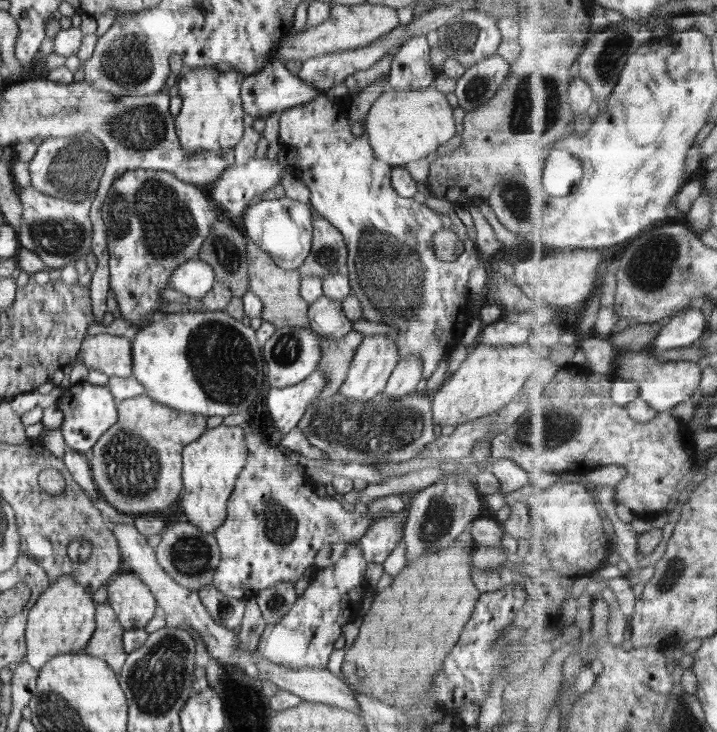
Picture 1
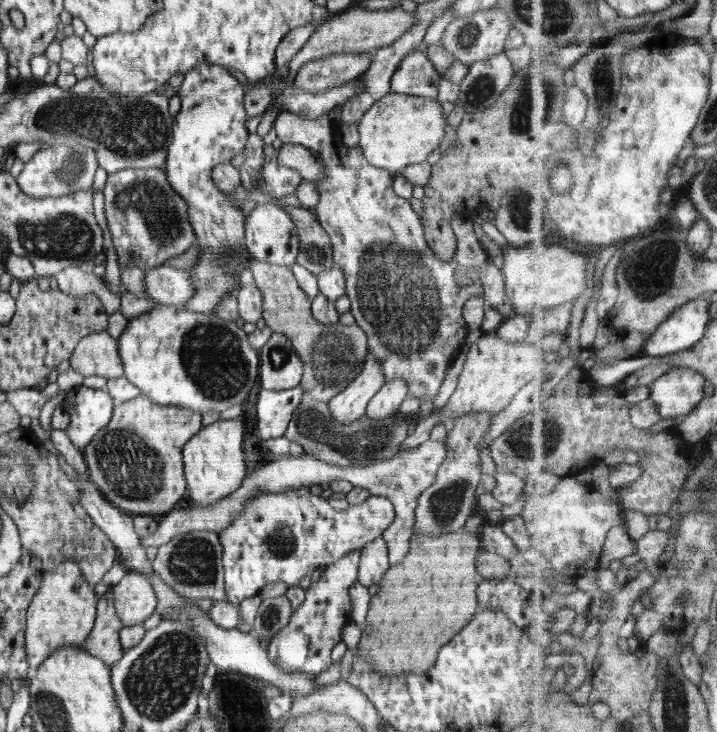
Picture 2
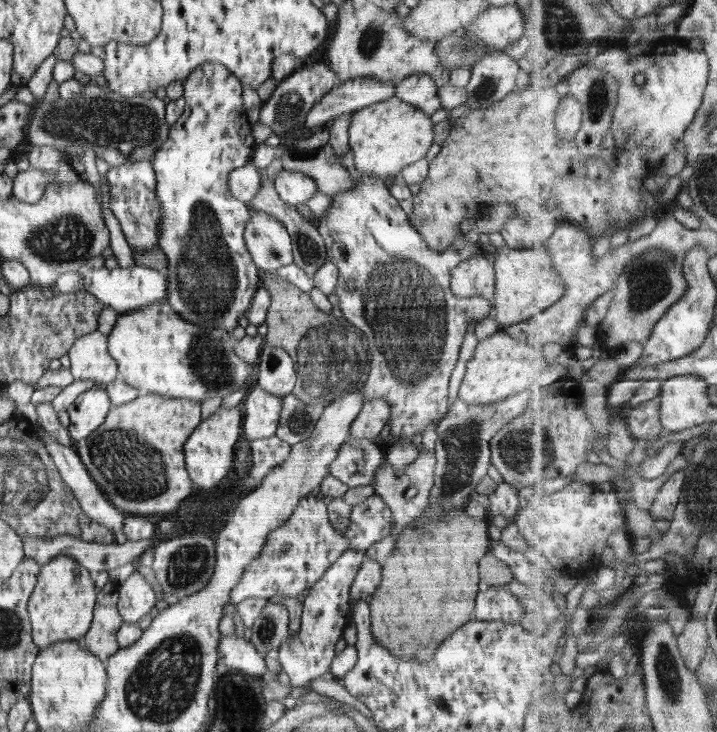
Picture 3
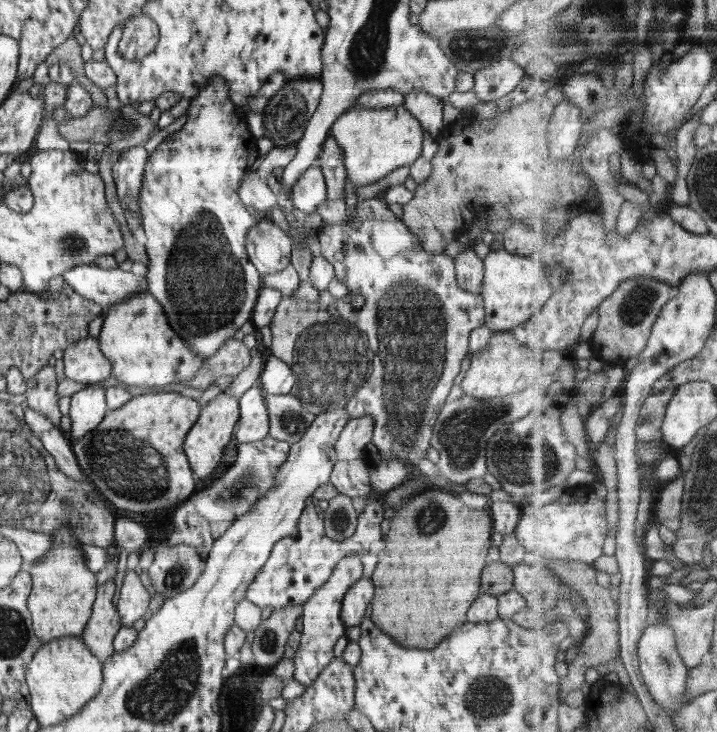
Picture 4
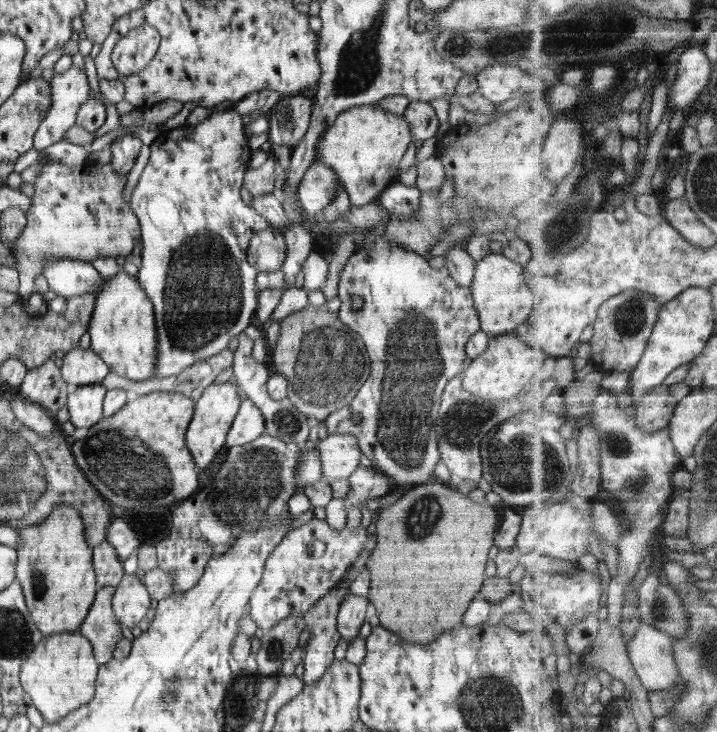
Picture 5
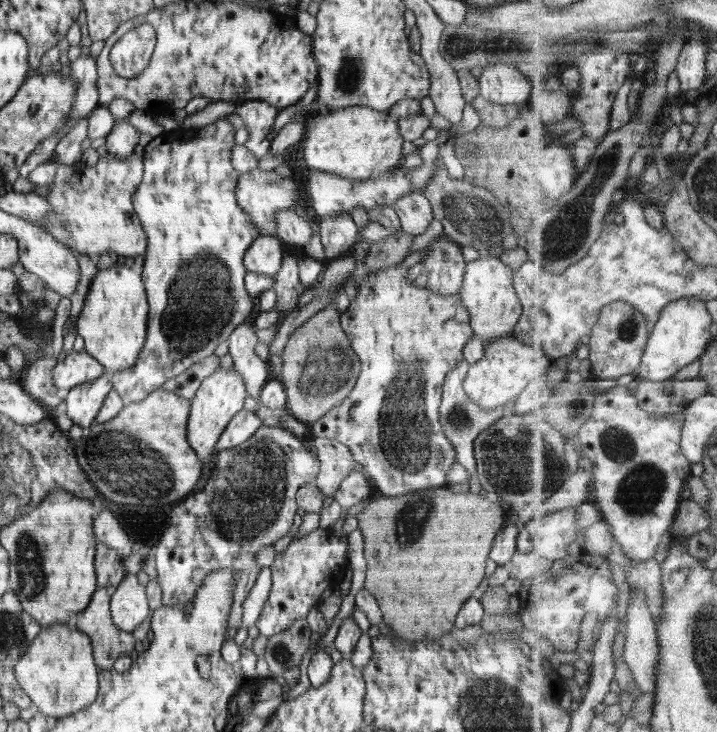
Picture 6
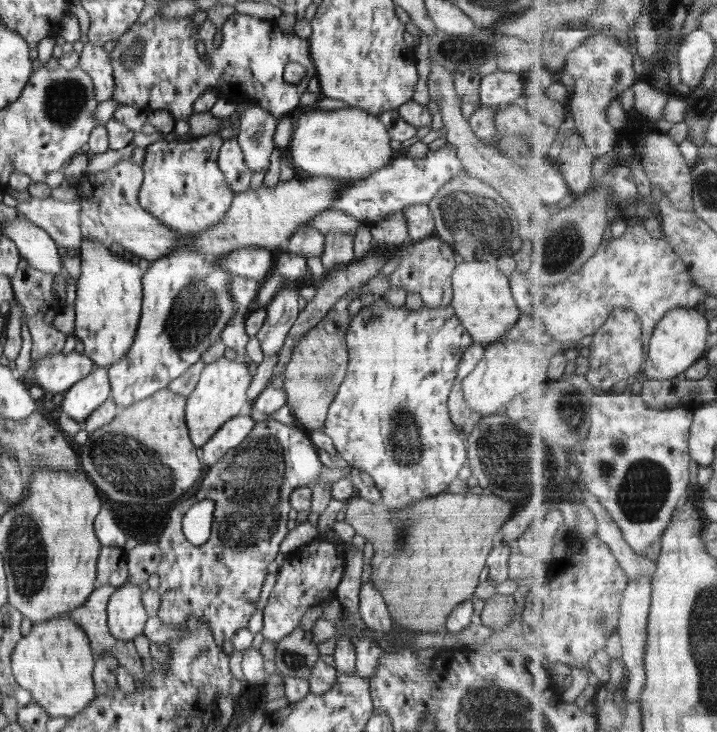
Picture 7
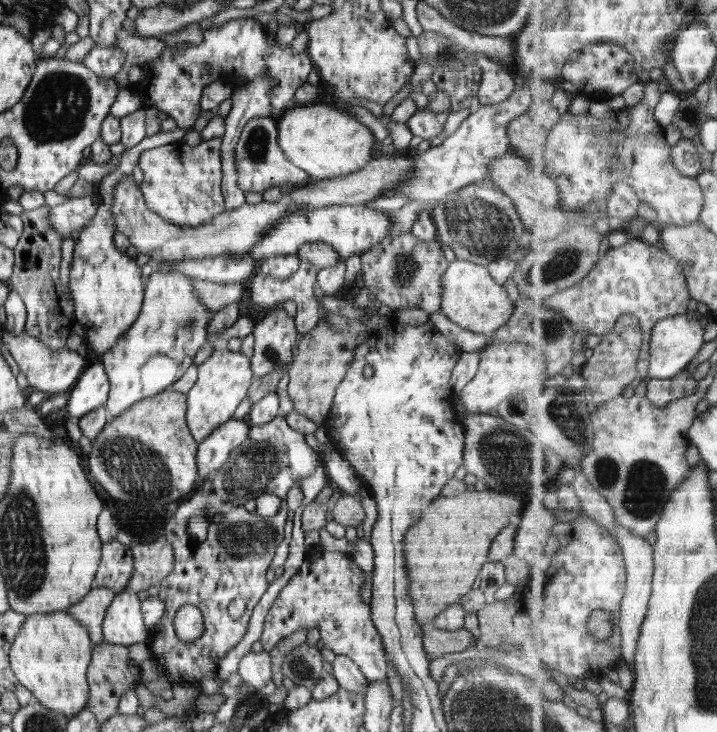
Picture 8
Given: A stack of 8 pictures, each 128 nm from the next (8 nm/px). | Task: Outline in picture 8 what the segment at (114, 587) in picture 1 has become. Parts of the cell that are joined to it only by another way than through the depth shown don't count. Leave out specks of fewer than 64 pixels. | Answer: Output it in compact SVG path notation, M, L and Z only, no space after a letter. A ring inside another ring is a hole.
M125 589L114 597L106 609L102 633L106 643L127 647L148 640L150 628L144 625L141 602L136 593Z

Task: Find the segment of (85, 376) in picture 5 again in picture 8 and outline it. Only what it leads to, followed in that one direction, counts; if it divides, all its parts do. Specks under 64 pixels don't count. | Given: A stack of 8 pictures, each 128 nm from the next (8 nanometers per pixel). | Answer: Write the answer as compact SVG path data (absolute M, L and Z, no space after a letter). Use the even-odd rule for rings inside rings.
M3 330L1 341L4 342L4 346L8 348L8 352L20 367L19 372L26 376L28 384L36 390L46 393L47 396L56 395L72 388L91 361L90 357L82 357L76 351L66 349L54 351L26 332L15 335Z

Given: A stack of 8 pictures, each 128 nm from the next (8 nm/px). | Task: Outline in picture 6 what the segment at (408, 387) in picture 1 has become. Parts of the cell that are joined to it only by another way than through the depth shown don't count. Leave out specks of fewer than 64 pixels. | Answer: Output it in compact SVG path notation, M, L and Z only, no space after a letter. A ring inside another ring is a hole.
M315 437L313 444L320 461L320 472L314 481L324 497L333 496L357 462L352 458L350 449L337 440Z

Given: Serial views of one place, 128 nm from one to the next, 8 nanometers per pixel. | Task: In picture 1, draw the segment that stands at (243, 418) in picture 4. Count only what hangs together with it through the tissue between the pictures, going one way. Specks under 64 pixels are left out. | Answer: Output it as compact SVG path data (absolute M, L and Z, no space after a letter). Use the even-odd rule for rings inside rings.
M316 370L298 384L269 388L266 406L278 434L286 435L297 426L308 405L321 399L320 394L326 383L327 376Z

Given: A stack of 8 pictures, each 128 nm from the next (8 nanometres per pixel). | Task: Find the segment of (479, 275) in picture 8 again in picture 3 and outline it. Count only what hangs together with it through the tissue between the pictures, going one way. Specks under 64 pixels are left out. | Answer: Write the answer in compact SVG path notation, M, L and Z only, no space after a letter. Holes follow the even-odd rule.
M506 246L500 247L495 252L495 291L492 303L492 315L500 328L518 324L531 316L541 313L542 316L561 301L568 292L565 278L557 269L557 263L547 246L536 246L524 249L512 249Z

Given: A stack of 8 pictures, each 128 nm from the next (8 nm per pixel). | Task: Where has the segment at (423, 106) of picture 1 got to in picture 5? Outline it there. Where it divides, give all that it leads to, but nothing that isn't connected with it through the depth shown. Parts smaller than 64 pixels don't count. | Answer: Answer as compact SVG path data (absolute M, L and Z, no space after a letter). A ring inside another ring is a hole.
M362 105L341 112L318 139L316 162L328 165L349 194L351 206L364 206L378 198L397 179L413 136L402 114L392 114L378 106Z

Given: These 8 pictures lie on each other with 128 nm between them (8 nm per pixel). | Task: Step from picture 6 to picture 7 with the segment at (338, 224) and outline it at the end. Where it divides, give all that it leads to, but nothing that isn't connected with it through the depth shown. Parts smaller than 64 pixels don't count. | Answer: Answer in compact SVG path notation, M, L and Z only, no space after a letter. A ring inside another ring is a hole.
M331 232L323 236L325 245L321 261L325 268L325 273L329 270L334 270L335 267L346 266L353 262L354 236L342 234L341 232Z

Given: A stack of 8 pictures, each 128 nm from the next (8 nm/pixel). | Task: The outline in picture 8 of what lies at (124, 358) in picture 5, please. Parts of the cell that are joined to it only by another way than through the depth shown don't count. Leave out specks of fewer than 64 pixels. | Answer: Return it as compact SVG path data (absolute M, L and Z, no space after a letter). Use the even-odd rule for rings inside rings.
M177 127L174 131L162 131L152 136L146 136L140 141L140 144L133 147L130 151L126 151L119 156L120 165L110 174L104 176L95 187L95 194L100 198L99 208L97 209L96 216L80 231L78 235L78 242L74 245L74 252L71 265L69 266L69 283L72 292L73 302L75 304L75 317L77 323L83 326L85 330L86 344L90 343L88 348L89 356L91 359L98 359L102 356L116 341L124 334L132 323L138 318L139 312L142 310L143 296L145 281L141 275L141 267L128 256L125 249L118 248L114 242L115 235L115 220L111 213L111 203L114 202L115 186L125 176L132 174L132 169L137 165L137 161L140 158L140 154L144 150L150 150L150 148L158 148L158 146L166 146L166 144L181 142L181 139L185 135L188 128Z

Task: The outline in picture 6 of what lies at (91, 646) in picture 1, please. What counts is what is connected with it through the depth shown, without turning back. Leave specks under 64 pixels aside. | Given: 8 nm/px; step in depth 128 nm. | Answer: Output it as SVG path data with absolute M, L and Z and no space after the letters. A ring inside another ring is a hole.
M114 585L98 586L93 592L88 606L86 606L81 613L77 614L76 619L73 622L73 626L75 626L78 631L86 634L90 638L93 648L93 657L99 670L112 670L113 664L116 662L117 658L120 658L125 654L131 656L137 644L139 644L132 633L126 633L119 630L114 625L110 614L109 602L115 589L116 586Z

